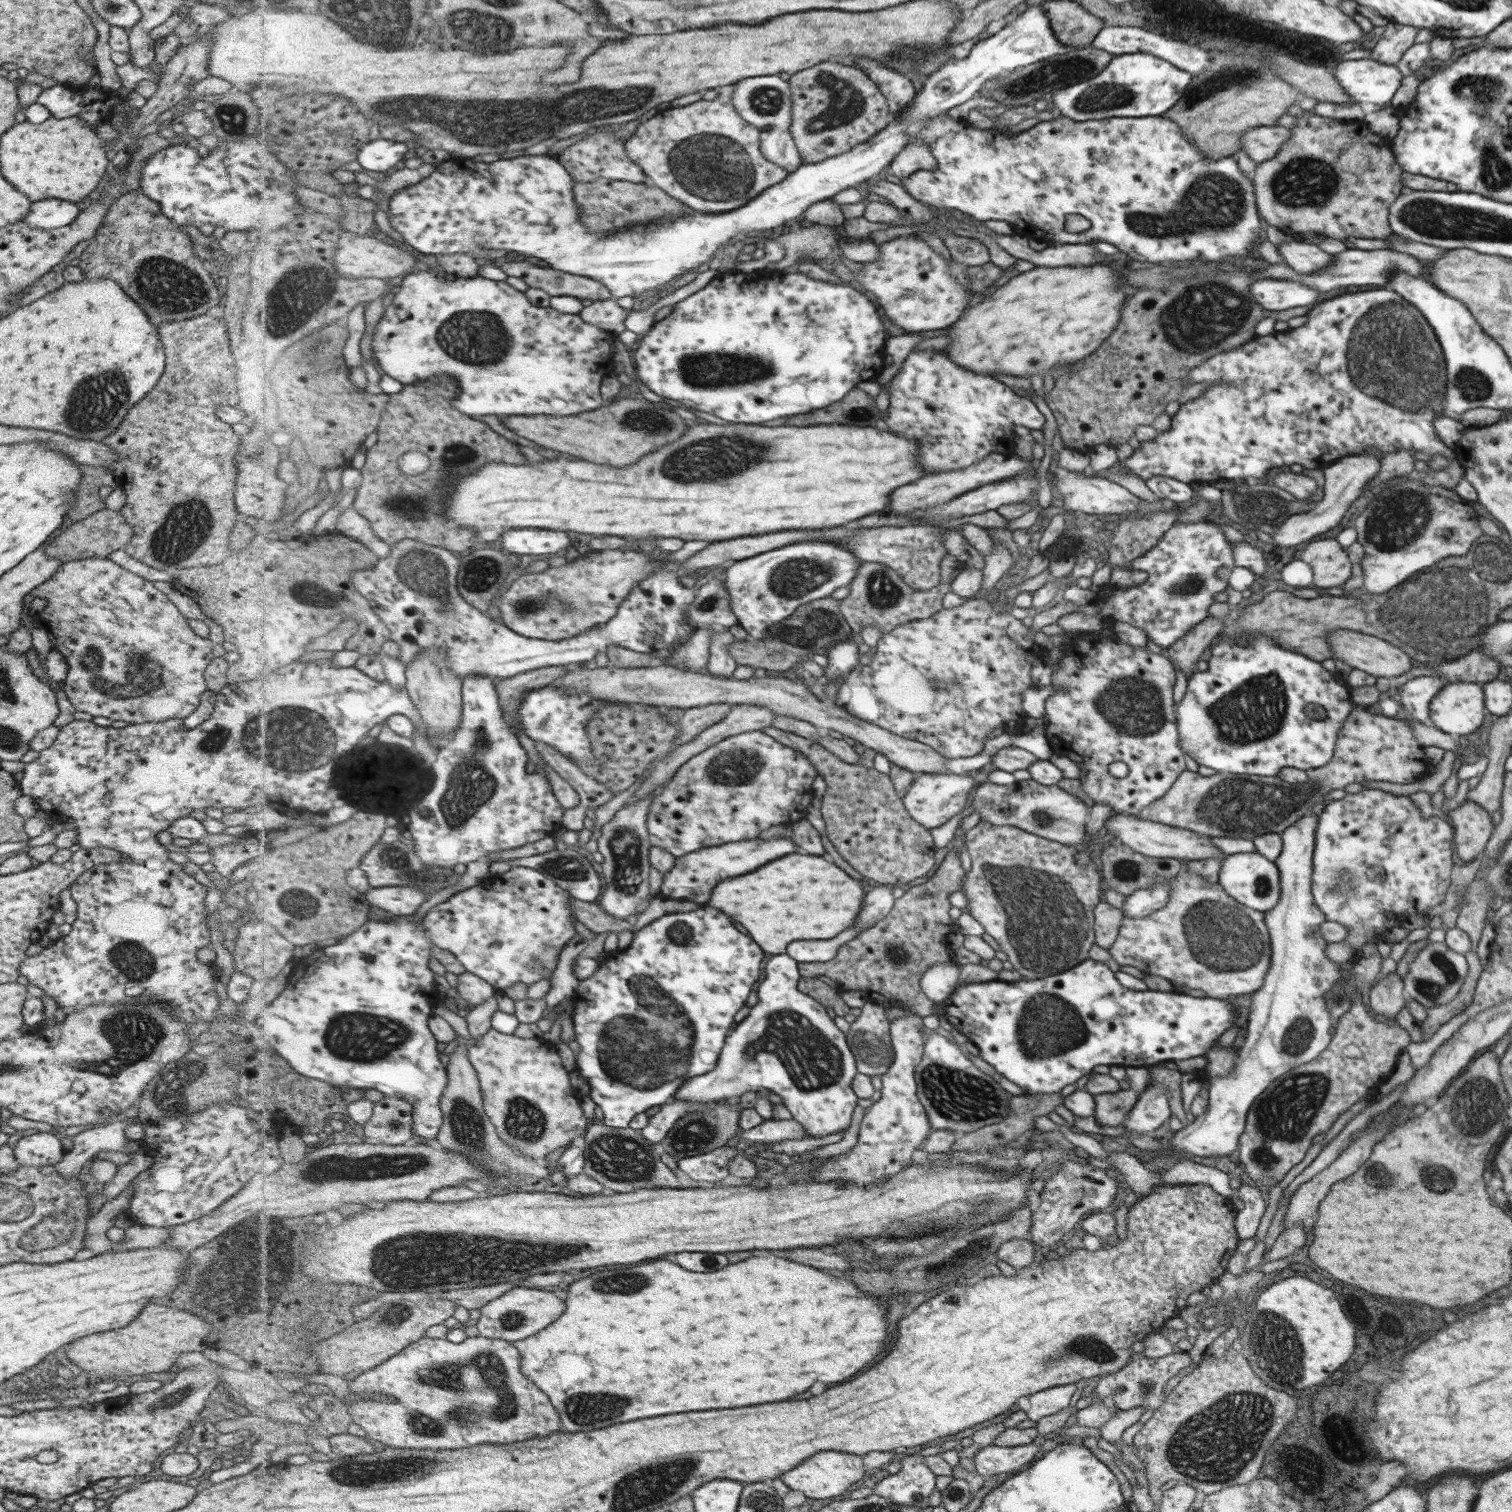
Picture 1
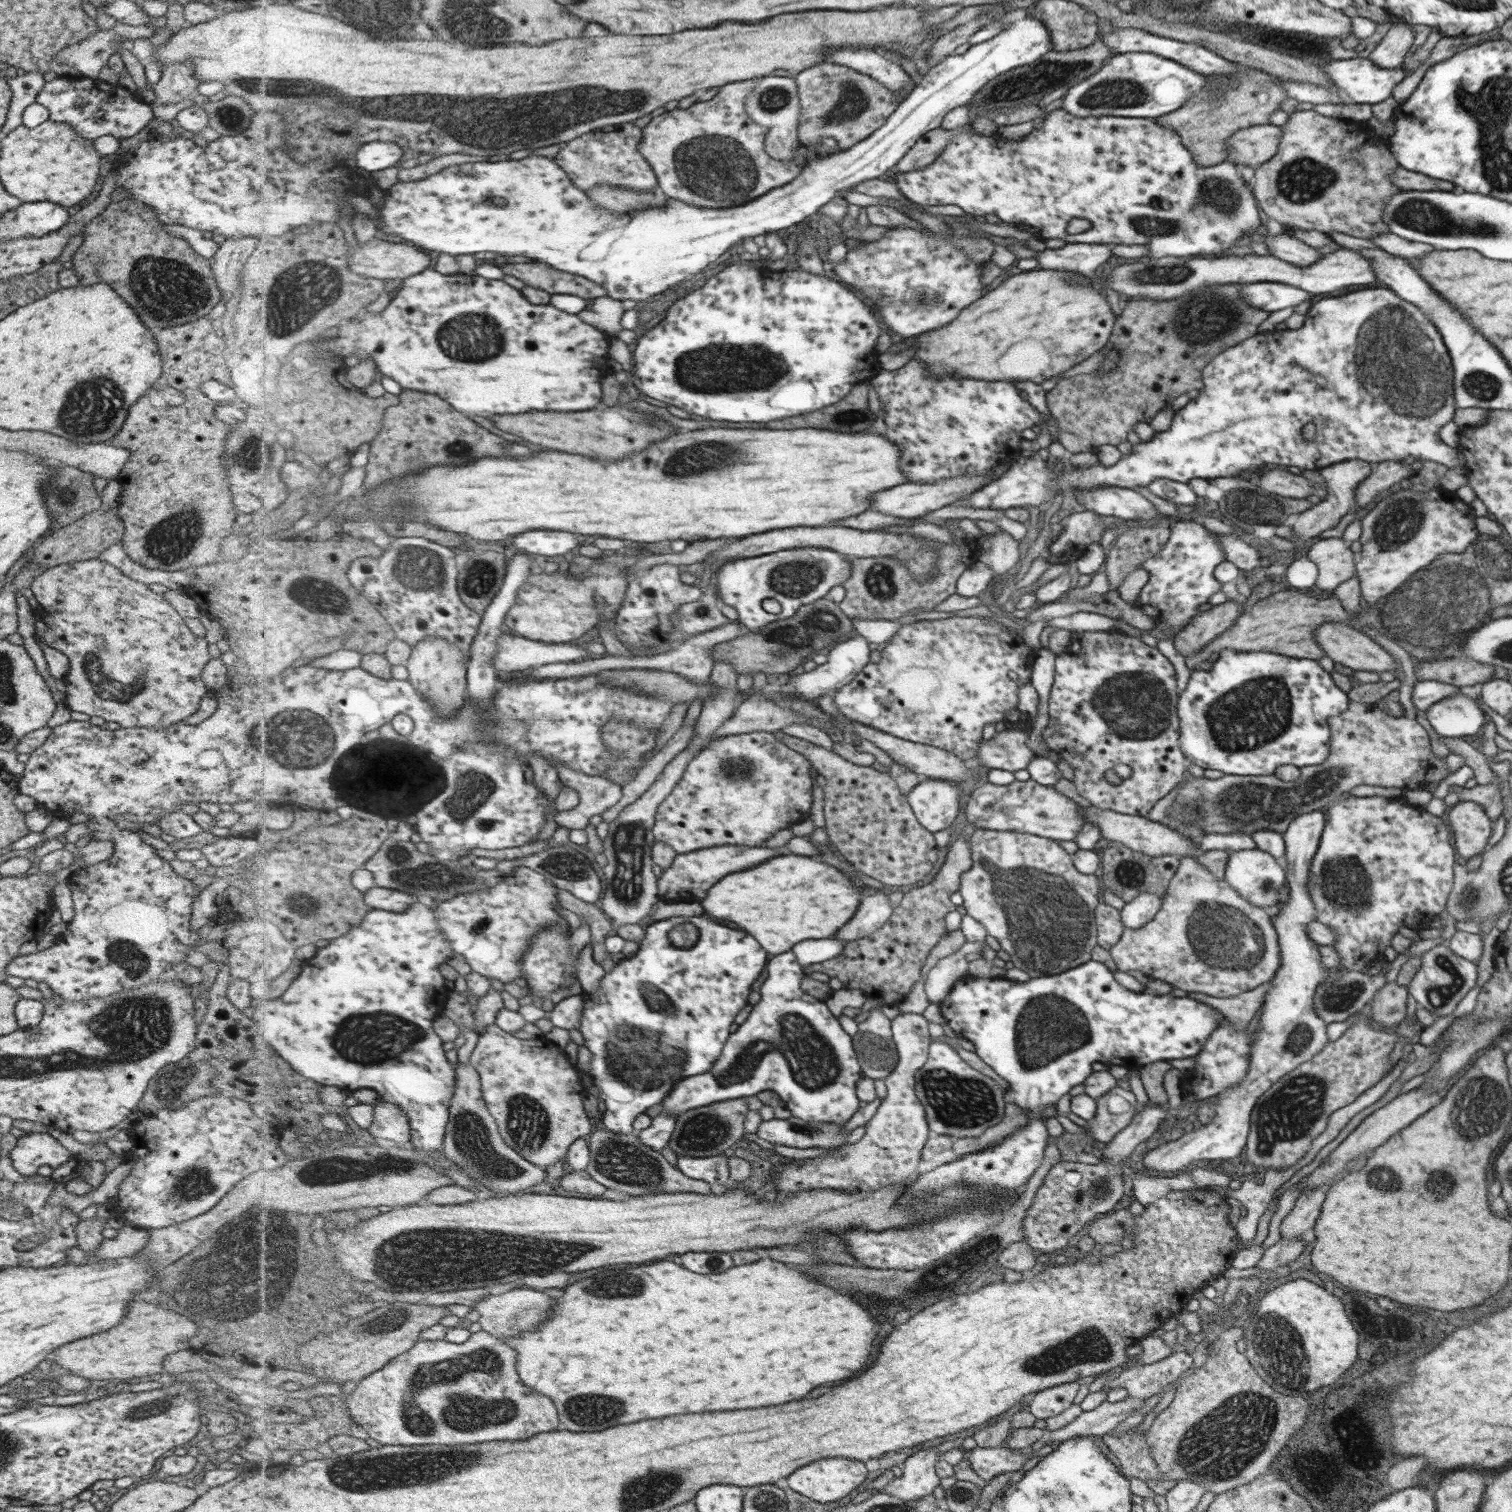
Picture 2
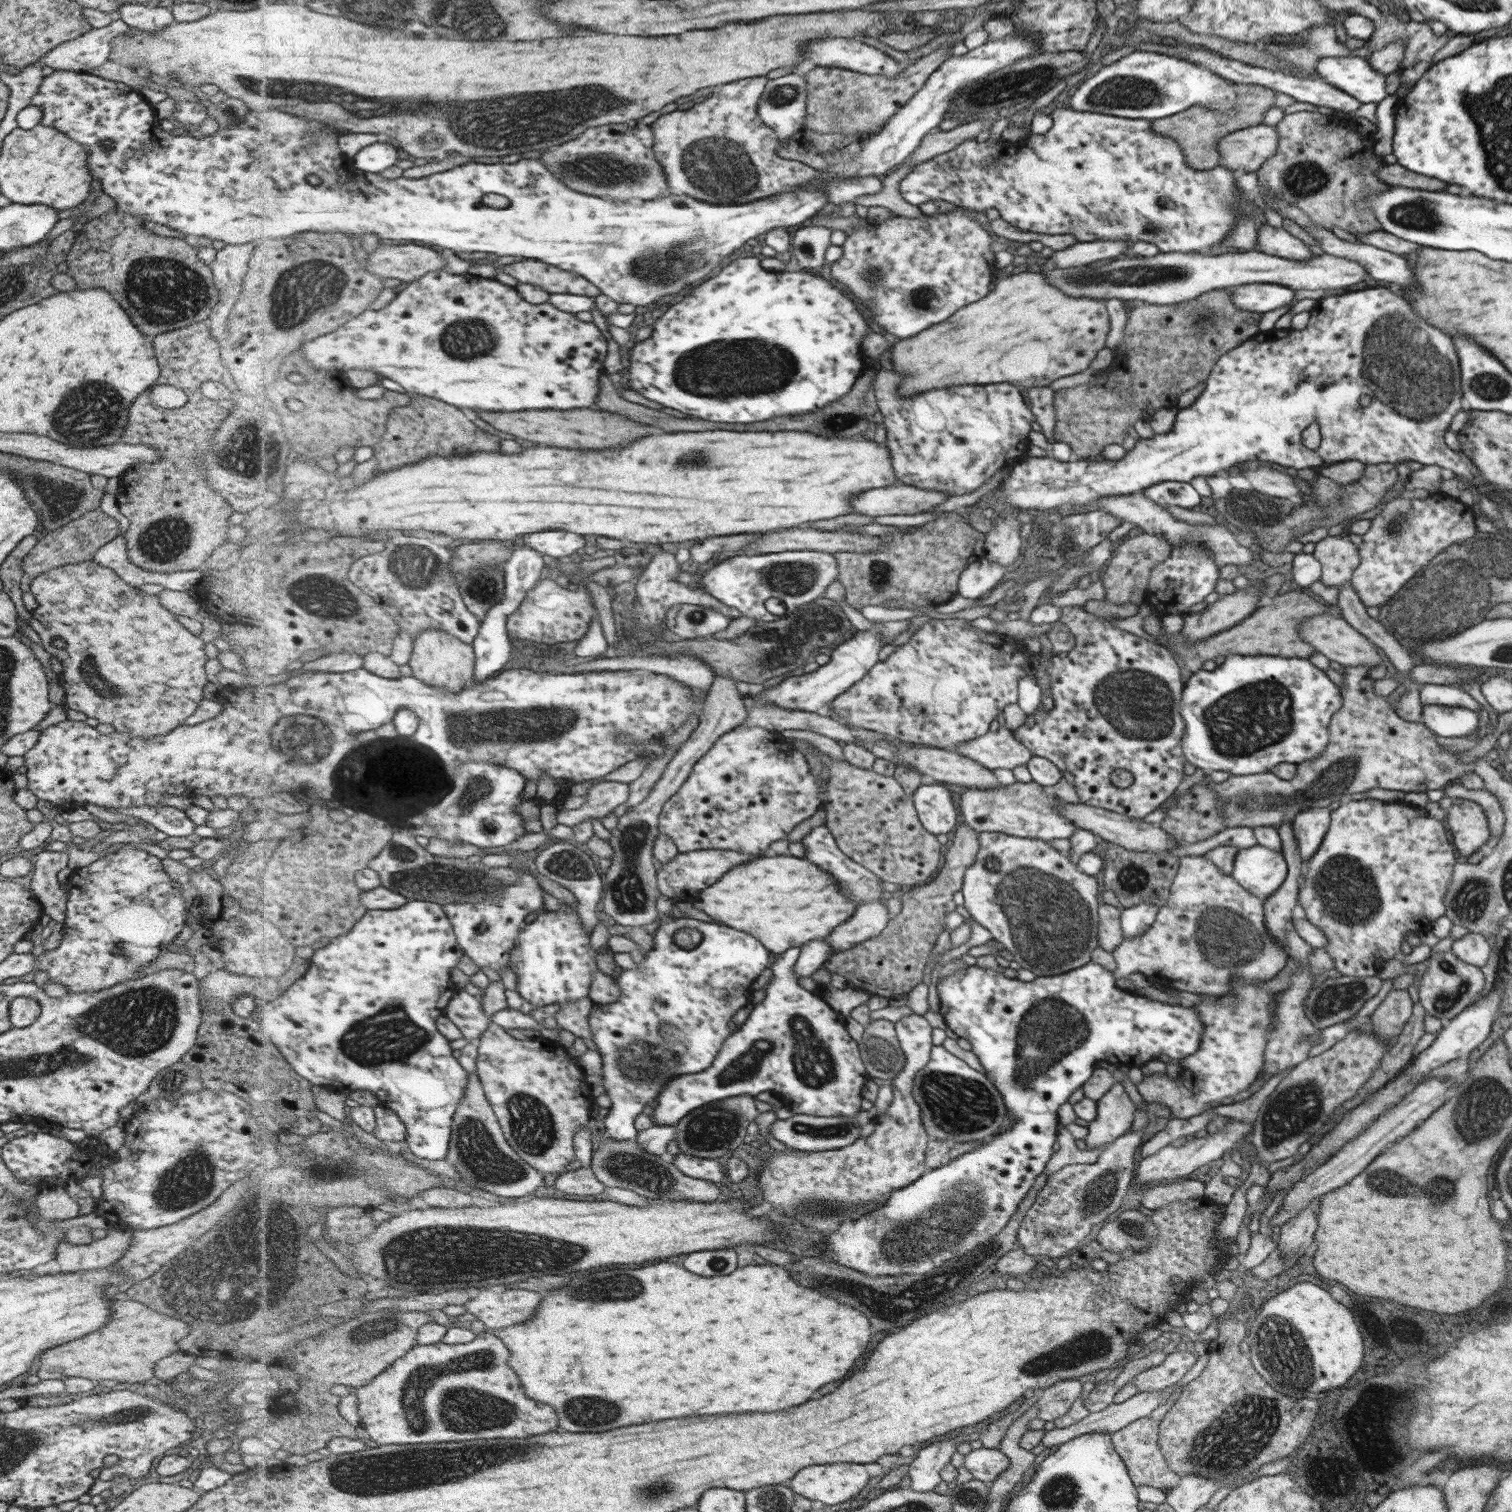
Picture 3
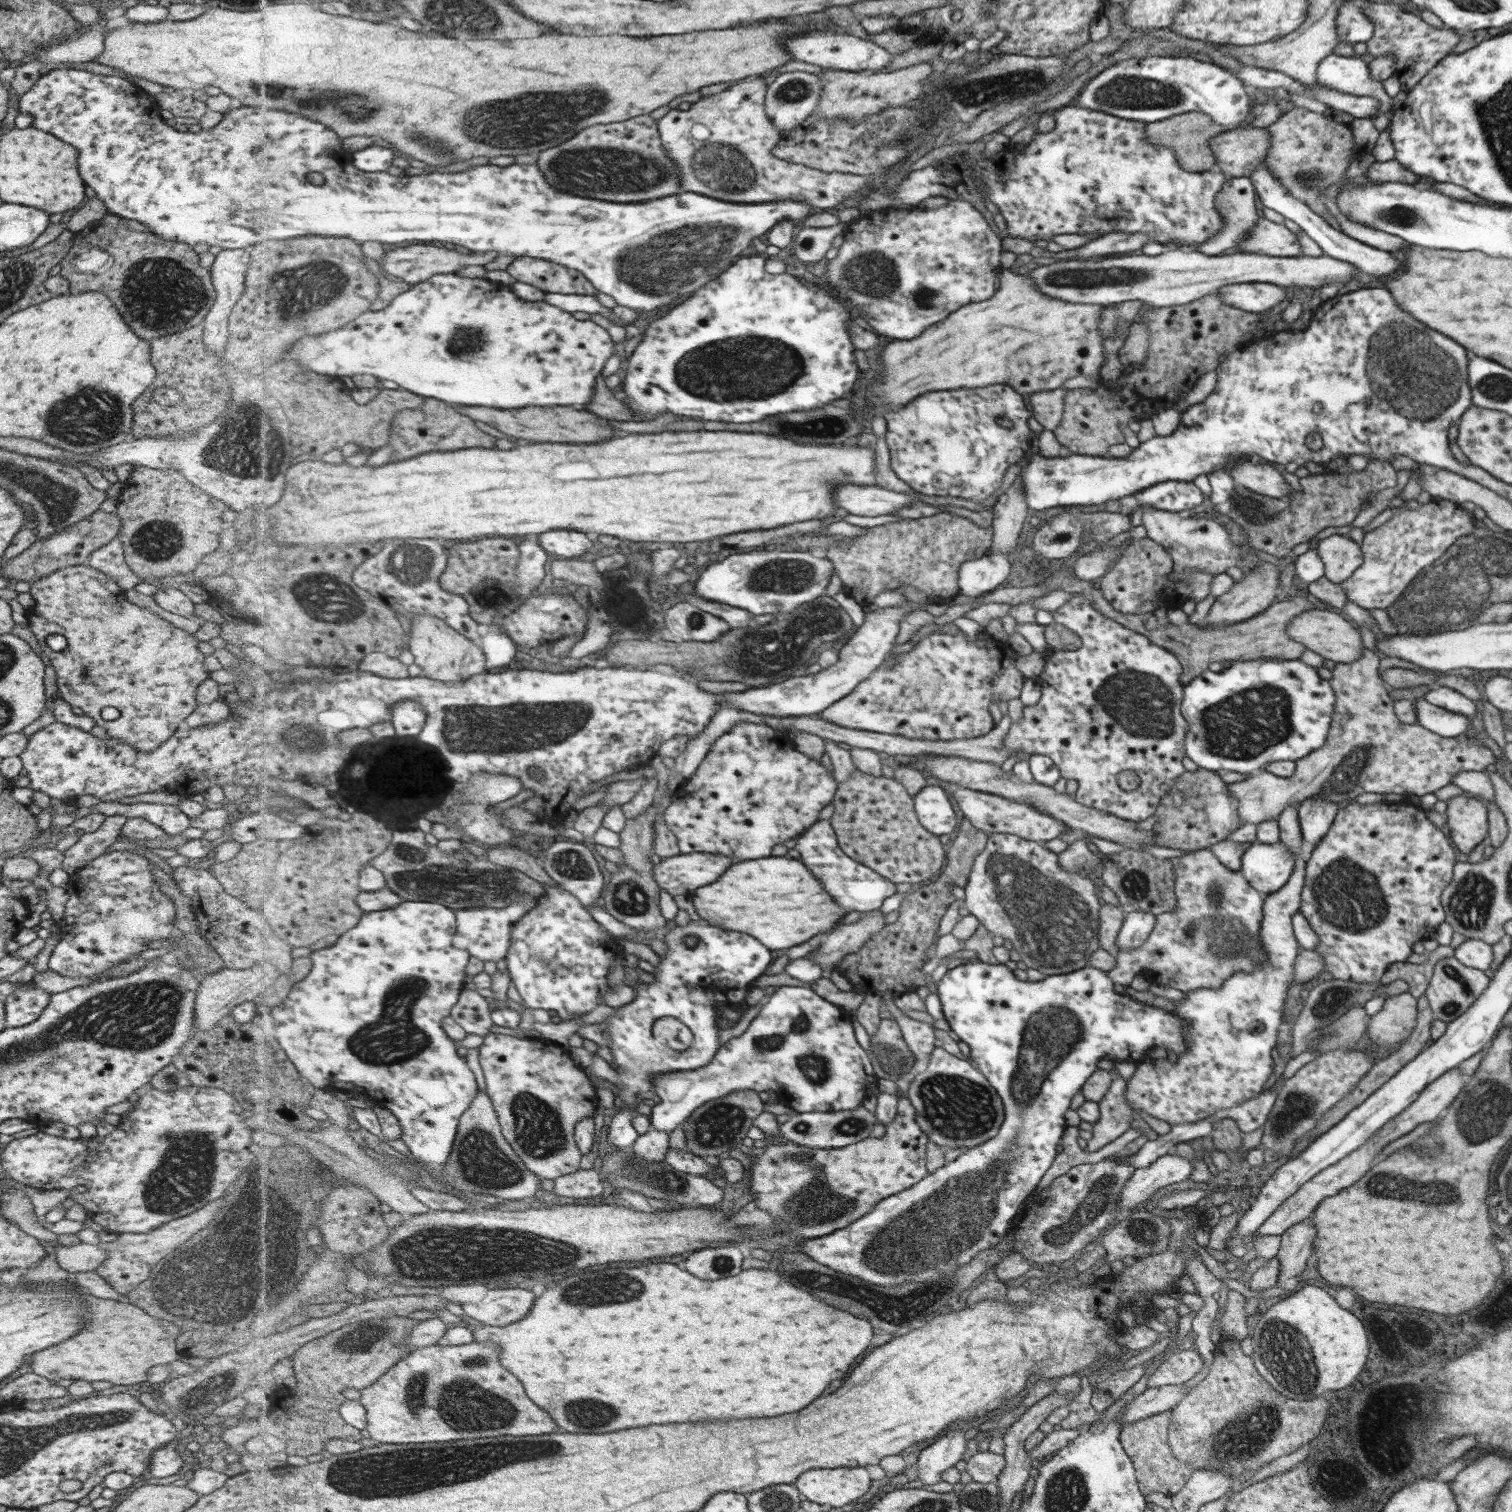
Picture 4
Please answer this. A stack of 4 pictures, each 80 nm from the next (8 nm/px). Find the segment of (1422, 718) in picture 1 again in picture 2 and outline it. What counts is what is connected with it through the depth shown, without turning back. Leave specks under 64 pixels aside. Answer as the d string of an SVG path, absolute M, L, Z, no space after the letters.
M1419 680L1412 689L1412 701L1416 705L1417 714L1424 714L1436 703L1460 695L1461 688L1443 684L1438 680Z

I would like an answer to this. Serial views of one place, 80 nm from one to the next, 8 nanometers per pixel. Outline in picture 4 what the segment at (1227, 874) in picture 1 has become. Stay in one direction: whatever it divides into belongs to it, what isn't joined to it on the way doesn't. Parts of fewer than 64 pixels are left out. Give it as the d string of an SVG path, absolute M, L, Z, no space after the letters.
M1280 840L1274 844L1254 842L1242 855L1242 866L1238 871L1244 875L1244 878L1252 885L1252 888L1259 889L1264 894L1270 894L1286 886L1288 879L1295 872L1295 857L1291 850L1288 850L1287 844Z

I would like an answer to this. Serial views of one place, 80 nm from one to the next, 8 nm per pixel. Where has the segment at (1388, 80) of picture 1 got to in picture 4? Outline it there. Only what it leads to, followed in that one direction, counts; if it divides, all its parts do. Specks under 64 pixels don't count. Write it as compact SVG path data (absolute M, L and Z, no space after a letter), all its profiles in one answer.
M1337 54L1327 56L1324 60L1321 60L1318 65L1317 84L1322 87L1328 87L1328 89L1352 94L1354 96L1370 96L1370 98L1376 98L1376 100L1380 102L1381 113L1388 114L1397 106L1394 99L1390 98L1390 96L1384 92L1383 84L1373 78L1370 64L1366 63L1360 56L1346 57Z

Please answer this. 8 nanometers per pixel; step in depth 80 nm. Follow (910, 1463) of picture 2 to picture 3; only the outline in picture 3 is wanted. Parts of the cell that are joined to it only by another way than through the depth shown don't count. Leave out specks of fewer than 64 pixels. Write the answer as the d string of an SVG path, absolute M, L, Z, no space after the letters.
M954 1439L938 1441L918 1450L916 1459L910 1464L912 1485L908 1488L898 1488L920 1492L933 1491L942 1482L940 1470L950 1463L950 1458L957 1450L958 1444Z

